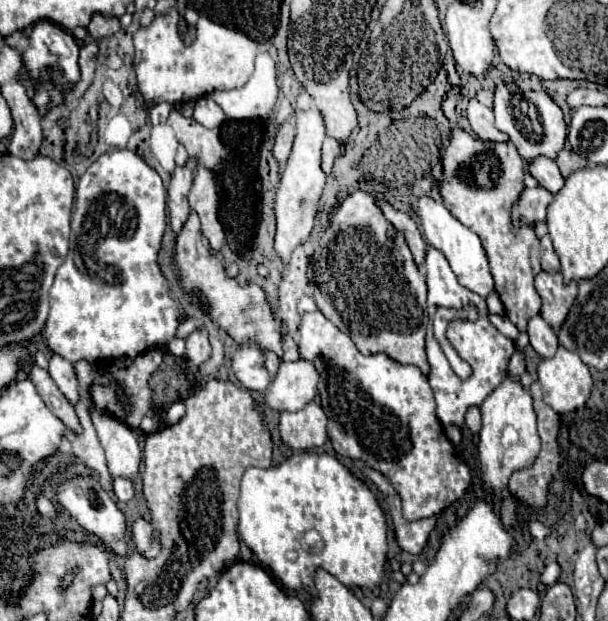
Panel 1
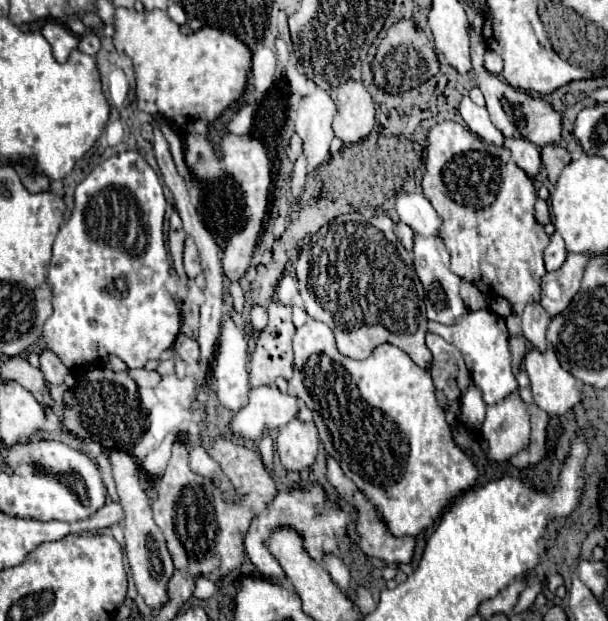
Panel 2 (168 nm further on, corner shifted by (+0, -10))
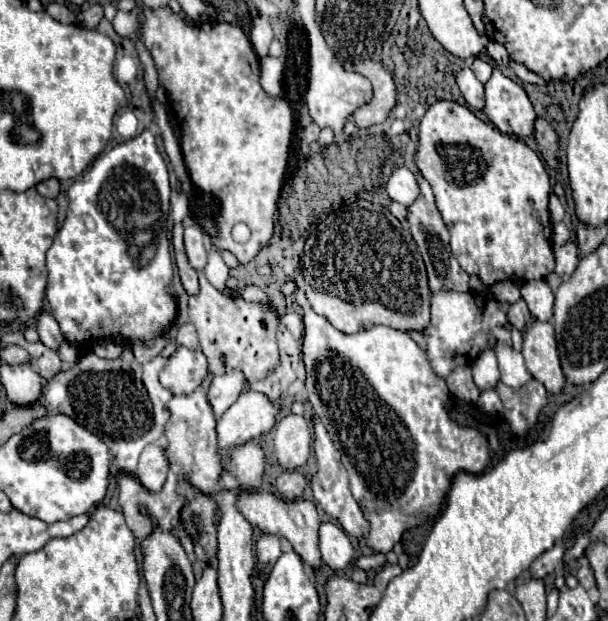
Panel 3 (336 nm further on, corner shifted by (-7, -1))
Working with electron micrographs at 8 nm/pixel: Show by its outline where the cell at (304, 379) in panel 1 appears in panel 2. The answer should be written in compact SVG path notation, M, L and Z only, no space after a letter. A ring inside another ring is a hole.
M277 386L253 388L247 404L231 418L229 430L241 440L255 442L261 434L269 434L293 420L297 410L297 398L281 394Z

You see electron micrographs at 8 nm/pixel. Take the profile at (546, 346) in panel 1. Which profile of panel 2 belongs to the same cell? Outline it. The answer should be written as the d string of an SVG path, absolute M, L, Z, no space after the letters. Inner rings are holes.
M531 302L525 306L521 318L523 318L523 336L535 348L541 348L541 352L545 352L545 348L547 348L545 332L547 332L547 324L549 324L549 314L545 312L545 308L539 302Z

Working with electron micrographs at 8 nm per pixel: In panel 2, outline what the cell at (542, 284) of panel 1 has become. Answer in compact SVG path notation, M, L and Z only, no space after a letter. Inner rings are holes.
M569 252L565 264L555 270L547 272L541 290L541 306L549 312L549 316L561 314L573 296L579 292L579 284L589 262L589 254L573 254Z

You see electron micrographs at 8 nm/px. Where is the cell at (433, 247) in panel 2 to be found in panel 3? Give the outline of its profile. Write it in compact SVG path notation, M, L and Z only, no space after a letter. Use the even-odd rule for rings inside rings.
M418 175L418 183L420 183L420 189L422 189L422 195L416 203L412 203L408 207L408 223L410 223L410 231L412 231L412 237L418 245L418 251L424 259L424 265L426 265L426 271L428 271L428 281L430 281L430 291L436 293L436 291L470 291L469 280L470 276L466 271L460 269L456 257L452 255L450 247L448 247L448 229L444 225L444 221L440 219L440 213L436 211L436 203L434 203L434 195L432 195L432 189L428 185L428 181Z

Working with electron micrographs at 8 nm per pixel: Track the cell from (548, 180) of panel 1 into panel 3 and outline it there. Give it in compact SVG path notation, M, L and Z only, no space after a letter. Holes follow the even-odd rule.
M496 67L490 81L486 83L484 113L506 135L512 137L534 135L536 113L528 95L518 83L504 77Z

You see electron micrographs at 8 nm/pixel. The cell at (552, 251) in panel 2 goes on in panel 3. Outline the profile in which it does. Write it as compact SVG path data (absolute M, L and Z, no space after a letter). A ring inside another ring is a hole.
M572 241L564 243L562 247L556 249L556 273L564 279L568 279L574 269L578 267L578 257L576 257L576 245Z

